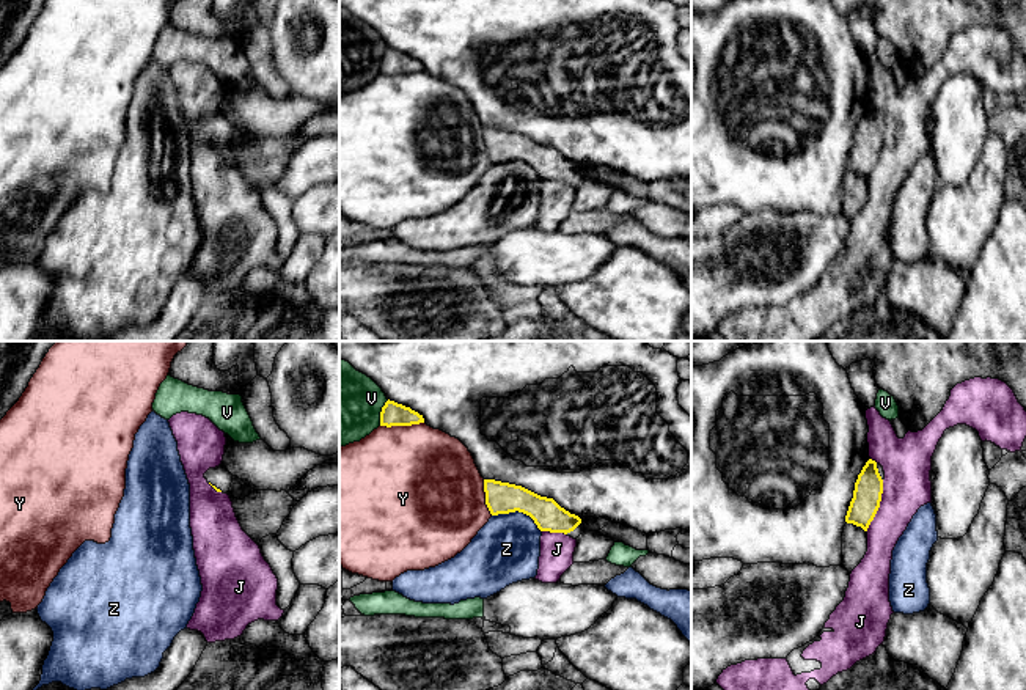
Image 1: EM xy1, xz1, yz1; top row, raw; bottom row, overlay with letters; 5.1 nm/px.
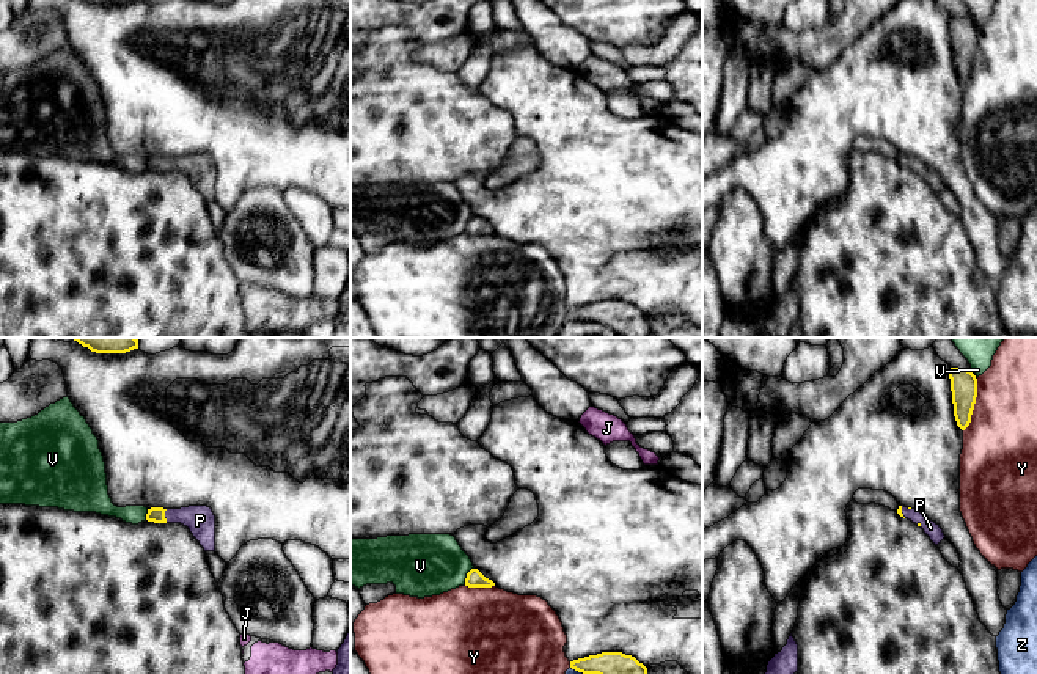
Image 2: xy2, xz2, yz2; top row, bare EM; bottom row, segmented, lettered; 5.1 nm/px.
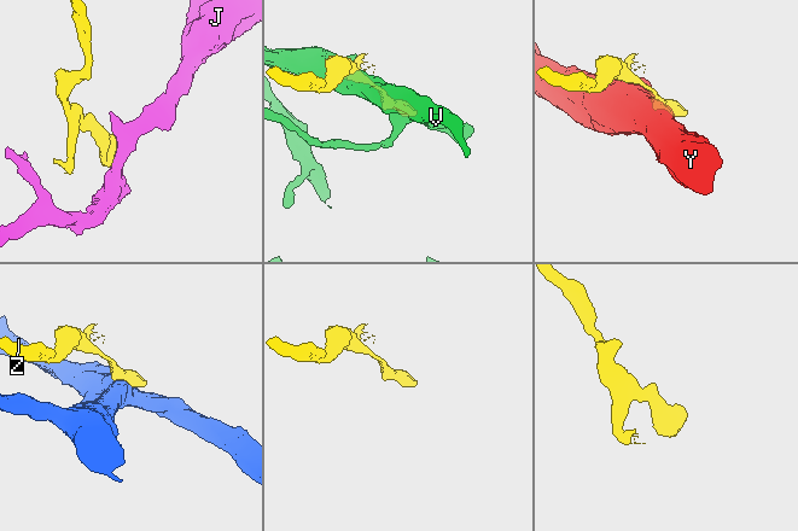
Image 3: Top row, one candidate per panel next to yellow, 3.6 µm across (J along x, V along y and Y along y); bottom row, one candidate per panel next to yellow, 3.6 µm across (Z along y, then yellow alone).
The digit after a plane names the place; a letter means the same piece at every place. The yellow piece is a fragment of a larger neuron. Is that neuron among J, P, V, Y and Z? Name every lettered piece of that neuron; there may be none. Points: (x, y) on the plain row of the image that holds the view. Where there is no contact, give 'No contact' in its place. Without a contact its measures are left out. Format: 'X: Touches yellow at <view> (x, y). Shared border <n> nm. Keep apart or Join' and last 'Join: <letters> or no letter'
J: Touches yellow at yz1 (879, 154). Shared border 280 nm. Keep apart
P: Touches yellow at xy2 (164, 164). Shared border 70 nm. Join
V: Touches yellow at xz1 (381, 60). Shared border 140 nm. Keep apart
Y: Touches yellow at yz2 (973, 54). Shared border 280 nm. Keep apart
Z: Touches yellow at xz1 (519, 159). Shared border 280 nm. Keep apart
Join: P

